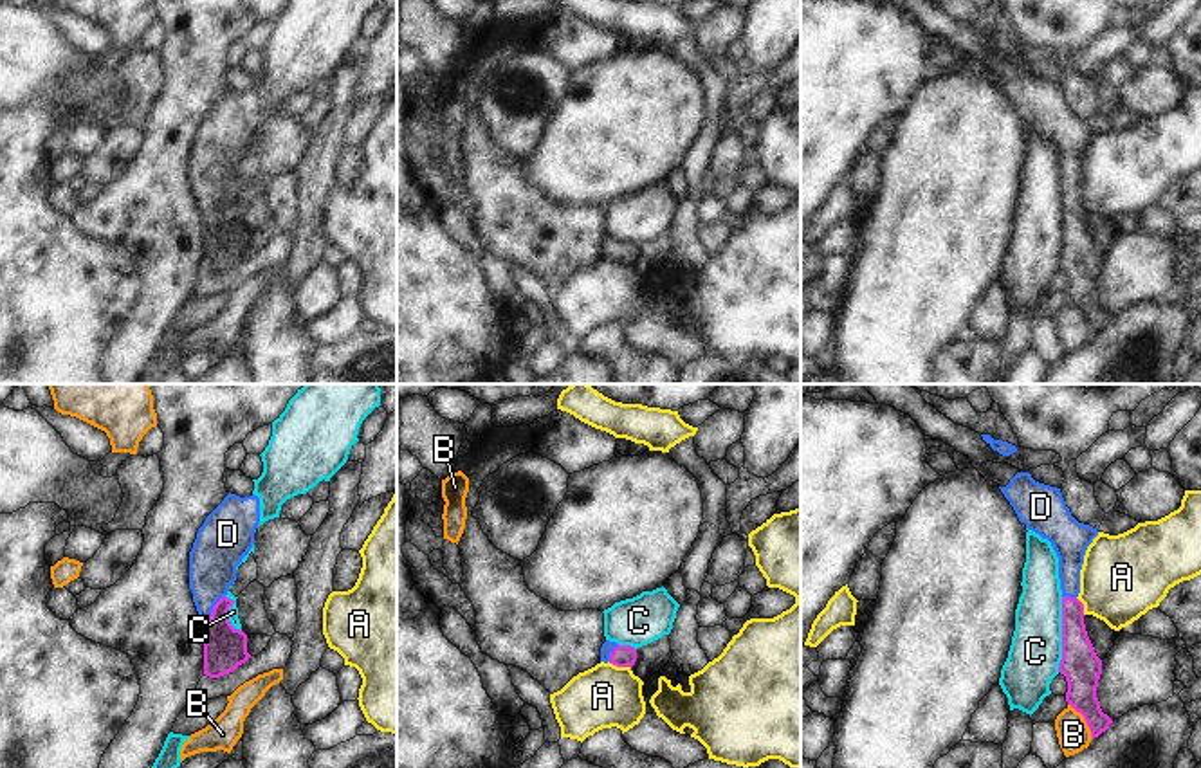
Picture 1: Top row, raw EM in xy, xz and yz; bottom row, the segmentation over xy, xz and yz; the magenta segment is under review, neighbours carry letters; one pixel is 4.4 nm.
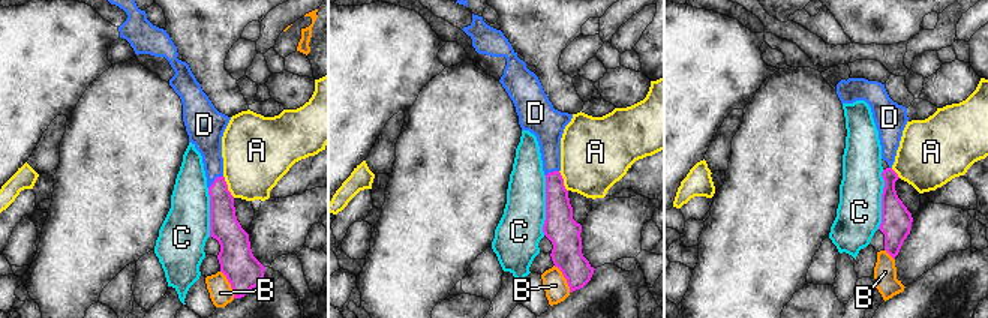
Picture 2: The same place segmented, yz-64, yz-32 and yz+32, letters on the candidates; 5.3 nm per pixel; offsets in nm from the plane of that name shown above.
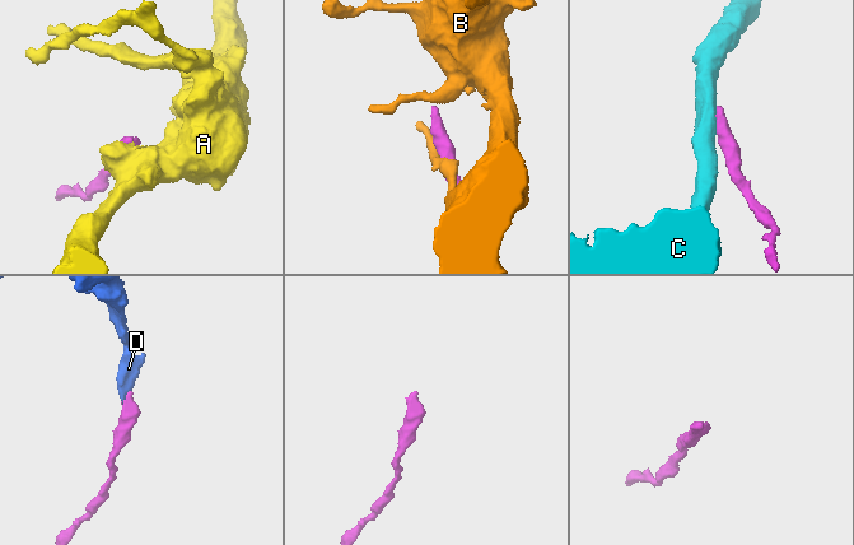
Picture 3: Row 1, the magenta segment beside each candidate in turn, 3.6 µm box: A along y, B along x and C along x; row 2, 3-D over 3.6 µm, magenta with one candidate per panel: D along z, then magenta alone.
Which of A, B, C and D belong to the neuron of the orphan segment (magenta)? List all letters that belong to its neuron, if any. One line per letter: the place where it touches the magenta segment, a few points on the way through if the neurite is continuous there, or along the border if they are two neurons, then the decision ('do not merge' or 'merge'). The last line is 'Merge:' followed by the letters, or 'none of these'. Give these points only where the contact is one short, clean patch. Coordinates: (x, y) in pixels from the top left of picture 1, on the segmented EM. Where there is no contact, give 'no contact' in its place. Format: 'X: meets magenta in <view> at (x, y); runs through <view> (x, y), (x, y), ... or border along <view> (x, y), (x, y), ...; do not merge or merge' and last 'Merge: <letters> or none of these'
A: meets magenta in xz at (619, 666); border along xz (608, 662), (630, 667); do not merge
B: meets magenta in yz at (1084, 718); border along yz (1068, 704), (1082, 716), (1091, 738); do not merge
C: meets magenta in yz at (1063, 635); do not merge
D: meets magenta in xy at (213, 612); runs through xy (226, 648), (213, 612), (213, 559); merge
Merge: D

